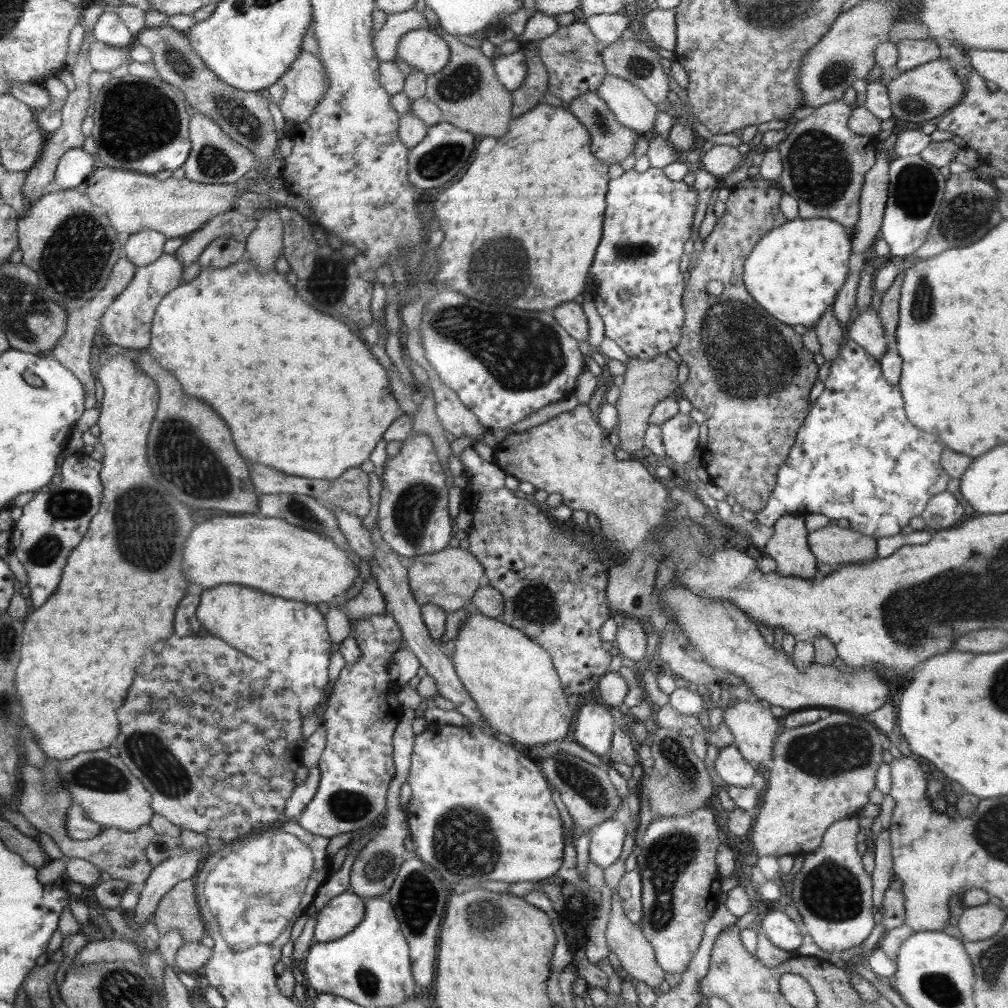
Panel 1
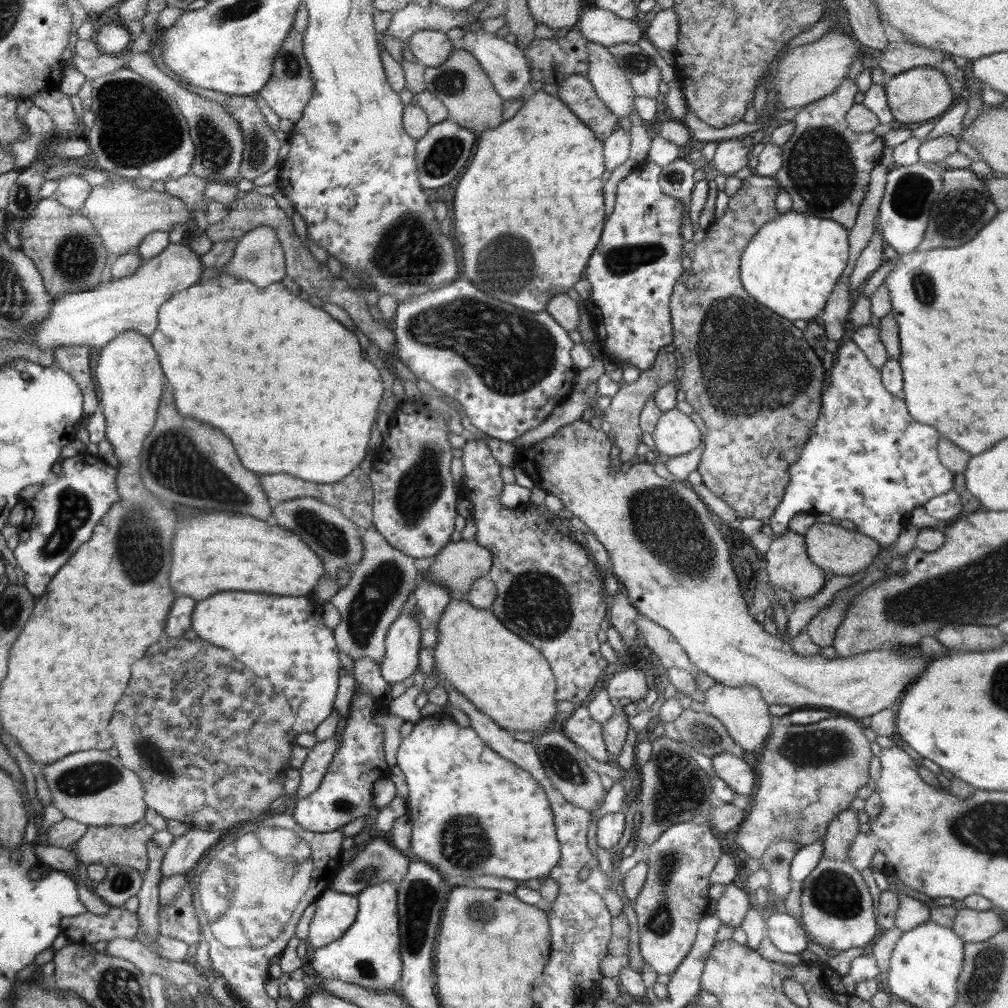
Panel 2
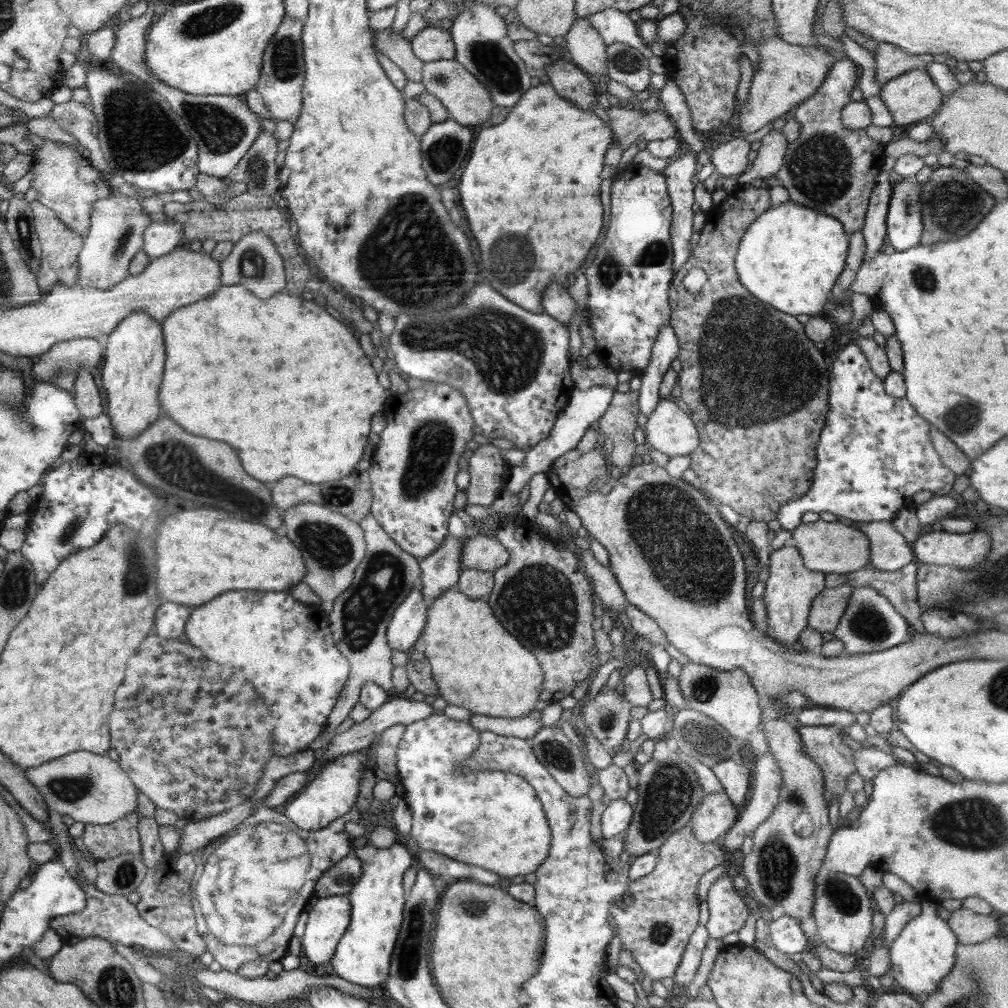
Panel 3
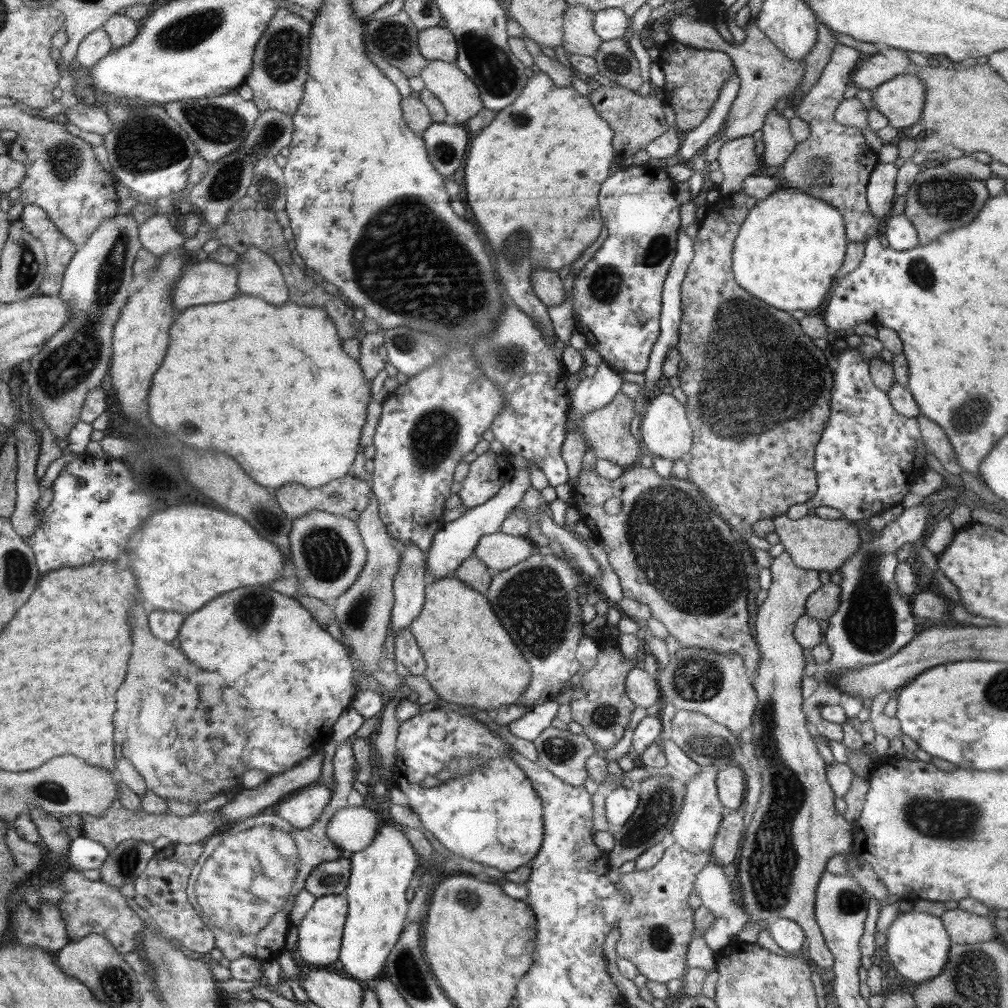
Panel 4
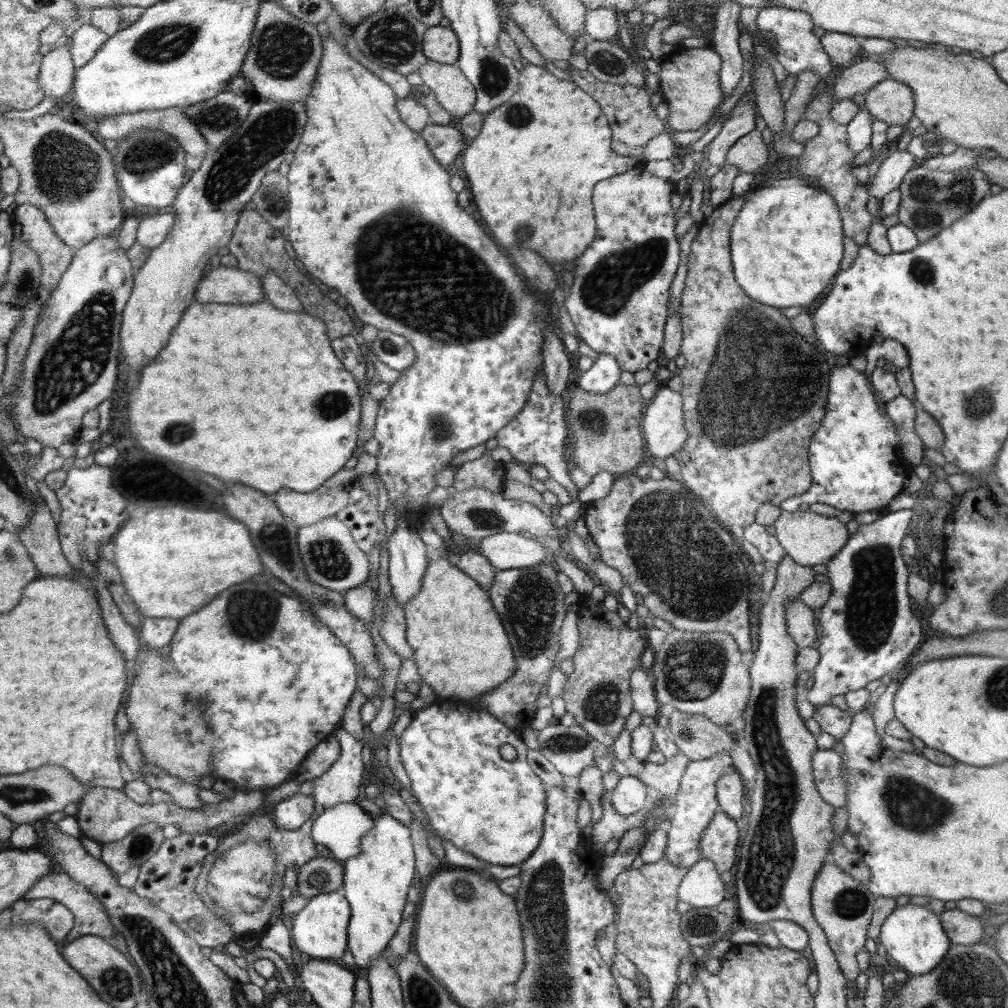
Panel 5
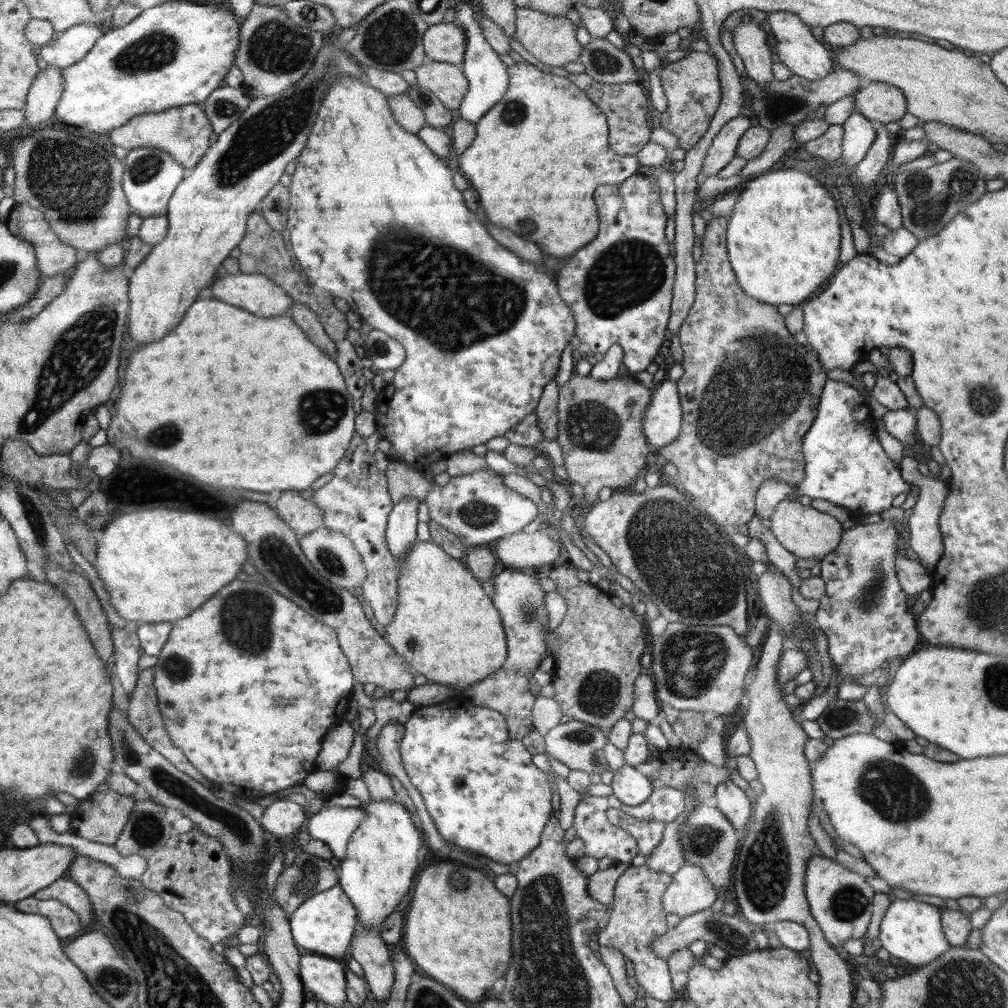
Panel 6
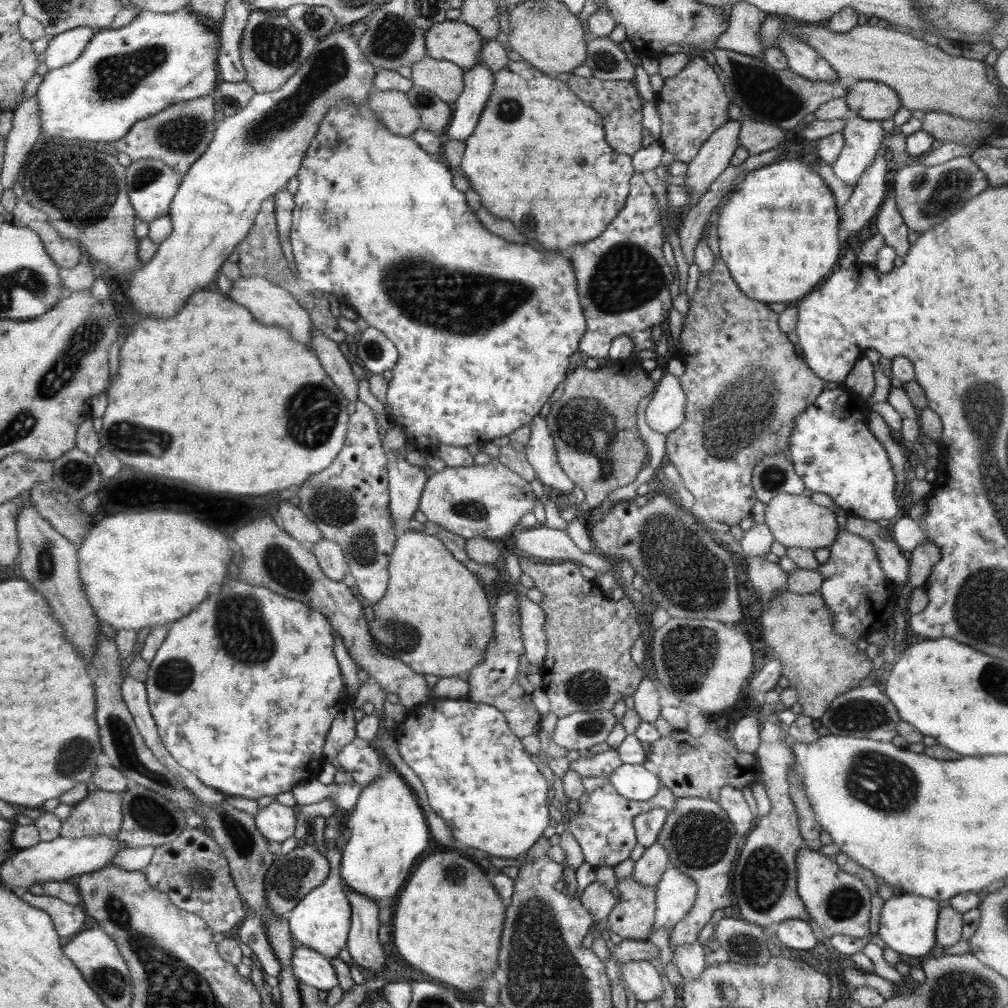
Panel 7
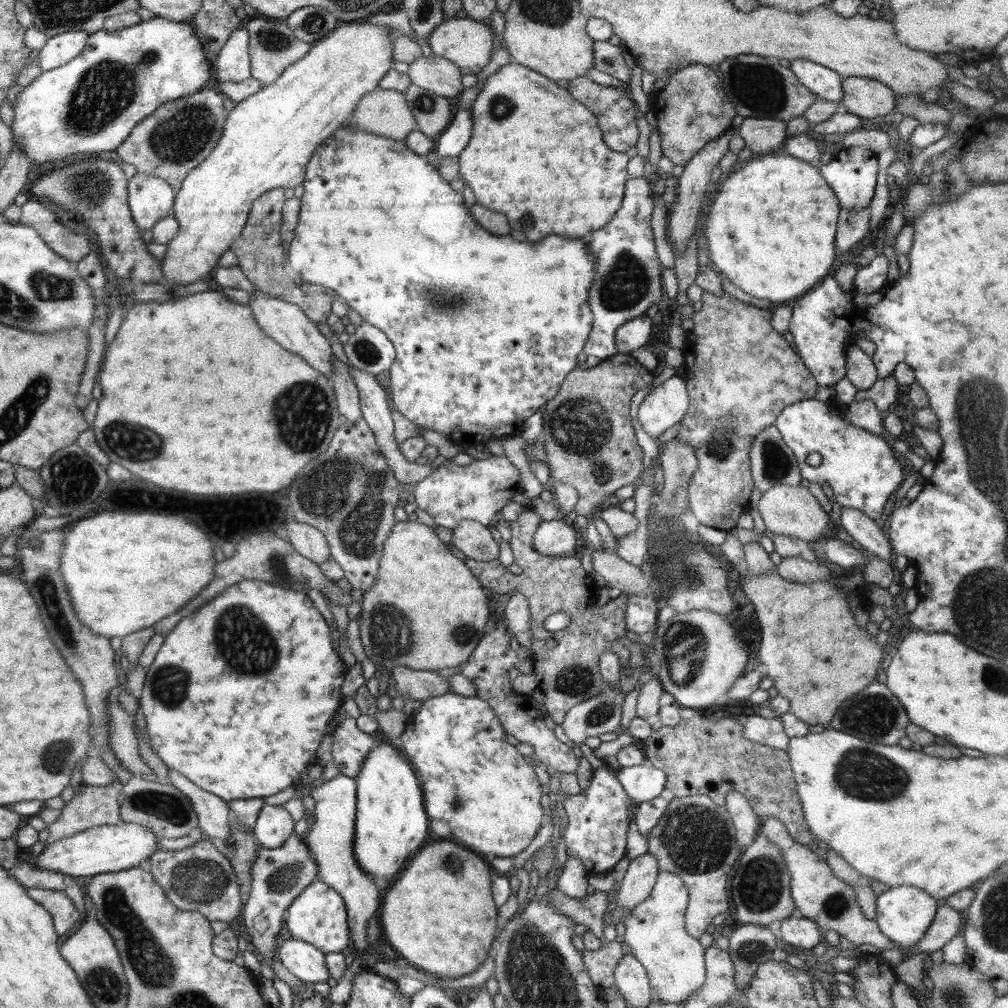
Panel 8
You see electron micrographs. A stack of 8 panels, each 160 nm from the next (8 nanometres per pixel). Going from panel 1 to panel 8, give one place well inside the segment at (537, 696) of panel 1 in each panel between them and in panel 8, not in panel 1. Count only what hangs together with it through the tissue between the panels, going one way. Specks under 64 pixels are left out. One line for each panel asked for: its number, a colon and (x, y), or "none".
2: (505, 677)
3: (477, 664)
4: (471, 660)
5: (461, 648)
6: (445, 626)
7: (434, 616)
8: (426, 611)

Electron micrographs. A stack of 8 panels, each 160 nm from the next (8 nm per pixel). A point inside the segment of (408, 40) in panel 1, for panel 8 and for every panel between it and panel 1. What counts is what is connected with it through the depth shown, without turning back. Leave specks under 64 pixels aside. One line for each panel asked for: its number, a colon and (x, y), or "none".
2: (431, 48)
3: (433, 43)
4: (435, 43)
5: (441, 45)
6: (446, 43)
7: (455, 41)
8: (468, 43)

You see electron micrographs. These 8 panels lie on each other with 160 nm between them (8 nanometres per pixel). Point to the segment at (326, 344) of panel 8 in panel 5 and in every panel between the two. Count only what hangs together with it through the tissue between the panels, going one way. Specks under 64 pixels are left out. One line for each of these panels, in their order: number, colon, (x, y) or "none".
5: (221, 285)
6: (254, 292)
7: (270, 304)

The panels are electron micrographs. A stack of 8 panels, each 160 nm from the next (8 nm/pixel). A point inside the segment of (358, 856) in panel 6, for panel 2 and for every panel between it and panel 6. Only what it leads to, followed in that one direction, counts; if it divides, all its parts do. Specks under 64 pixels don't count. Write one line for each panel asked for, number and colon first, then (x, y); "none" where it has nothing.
2: (368, 955)
3: (362, 957)
4: (377, 911)
5: (376, 881)

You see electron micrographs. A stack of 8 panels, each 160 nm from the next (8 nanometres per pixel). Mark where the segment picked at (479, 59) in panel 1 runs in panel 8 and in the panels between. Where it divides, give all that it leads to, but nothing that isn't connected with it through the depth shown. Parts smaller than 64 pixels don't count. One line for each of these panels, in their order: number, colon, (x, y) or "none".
2: (460, 83)
3: (467, 101)
4: (461, 99)
5: (453, 91)
6: (446, 81)
7: (443, 78)
8: (434, 73)

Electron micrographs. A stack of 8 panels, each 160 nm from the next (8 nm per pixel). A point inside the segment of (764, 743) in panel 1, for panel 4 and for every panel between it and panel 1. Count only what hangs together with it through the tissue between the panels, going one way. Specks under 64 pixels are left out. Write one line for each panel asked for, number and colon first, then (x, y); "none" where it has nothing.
2: (743, 712)
3: (729, 698)
4: (696, 679)

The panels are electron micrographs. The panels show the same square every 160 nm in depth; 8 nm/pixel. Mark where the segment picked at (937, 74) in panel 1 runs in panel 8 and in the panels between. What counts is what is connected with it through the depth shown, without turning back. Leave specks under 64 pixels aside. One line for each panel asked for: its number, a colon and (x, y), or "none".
2: (919, 94)
3: (911, 97)
4: (901, 100)
5: (891, 101)
6: (878, 101)
7: (873, 101)
8: (867, 98)

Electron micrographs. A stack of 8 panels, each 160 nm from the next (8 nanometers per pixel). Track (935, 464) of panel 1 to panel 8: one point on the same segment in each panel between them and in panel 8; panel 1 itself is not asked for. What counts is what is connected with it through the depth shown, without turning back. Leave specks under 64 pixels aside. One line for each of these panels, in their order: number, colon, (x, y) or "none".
2: (867, 460)
3: (875, 452)
4: (868, 457)
5: (856, 463)
6: (845, 464)
7: (833, 451)
8: (860, 467)

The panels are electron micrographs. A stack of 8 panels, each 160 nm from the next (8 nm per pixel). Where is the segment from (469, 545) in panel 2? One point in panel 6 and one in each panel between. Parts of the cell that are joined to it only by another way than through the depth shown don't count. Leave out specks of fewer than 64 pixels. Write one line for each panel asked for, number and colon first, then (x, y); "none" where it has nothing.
3: (481, 553)
4: (498, 551)
5: (504, 551)
6: (520, 550)

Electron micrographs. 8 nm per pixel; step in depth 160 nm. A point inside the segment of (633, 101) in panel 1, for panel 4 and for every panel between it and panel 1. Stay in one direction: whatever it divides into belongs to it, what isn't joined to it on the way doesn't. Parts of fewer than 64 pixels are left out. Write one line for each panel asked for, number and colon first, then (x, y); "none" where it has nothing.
2: (612, 87)
3: (583, 46)
4: (579, 38)

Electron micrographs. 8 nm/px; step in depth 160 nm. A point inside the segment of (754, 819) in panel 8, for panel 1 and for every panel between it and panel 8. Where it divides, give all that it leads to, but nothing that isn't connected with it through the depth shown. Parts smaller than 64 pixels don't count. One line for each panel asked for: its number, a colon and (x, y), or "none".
1: (731, 766)
2: (732, 770)
3: (735, 778)
4: (731, 788)
5: (730, 789)
6: (729, 798)
7: (731, 799)

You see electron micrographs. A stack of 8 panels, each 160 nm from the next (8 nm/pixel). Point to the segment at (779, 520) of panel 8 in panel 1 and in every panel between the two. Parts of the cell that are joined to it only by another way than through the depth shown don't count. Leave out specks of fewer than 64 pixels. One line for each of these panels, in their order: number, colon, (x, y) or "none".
1: (832, 545)
2: (833, 549)
3: (830, 547)
4: (814, 544)
5: (809, 539)
6: (808, 534)
7: (794, 520)

